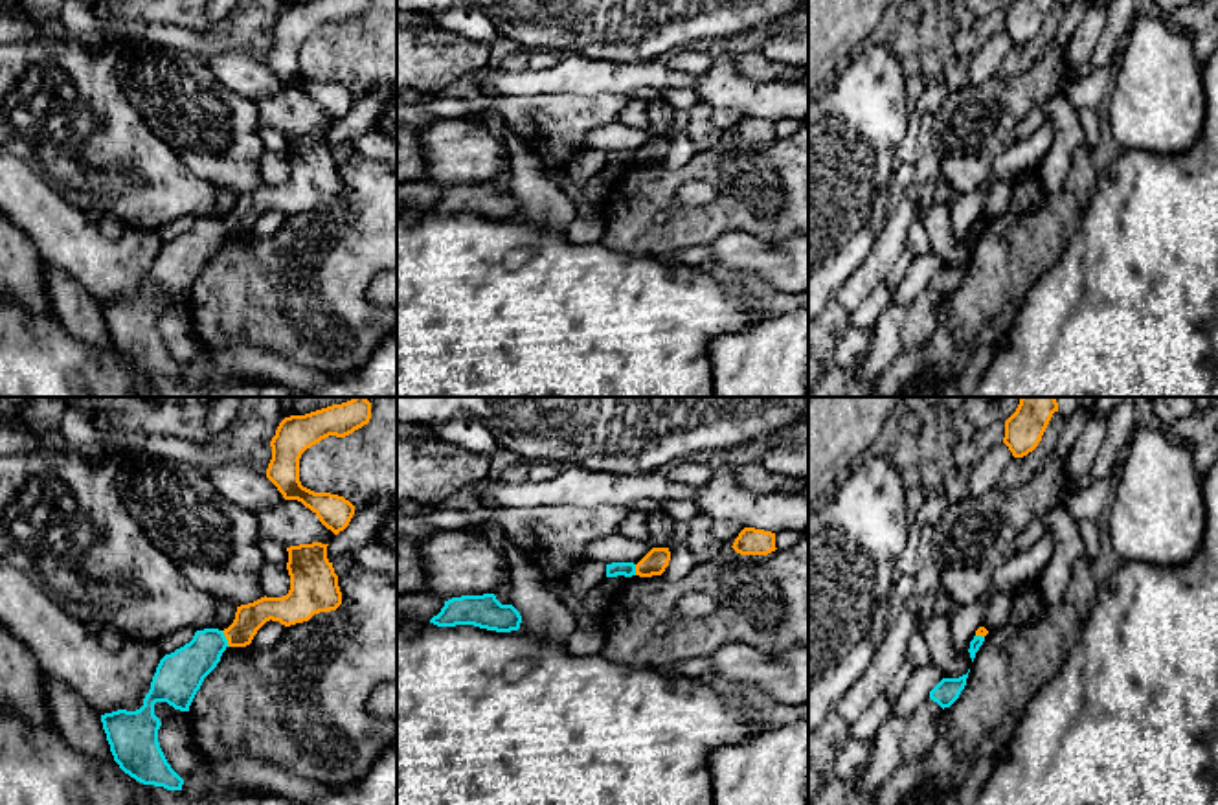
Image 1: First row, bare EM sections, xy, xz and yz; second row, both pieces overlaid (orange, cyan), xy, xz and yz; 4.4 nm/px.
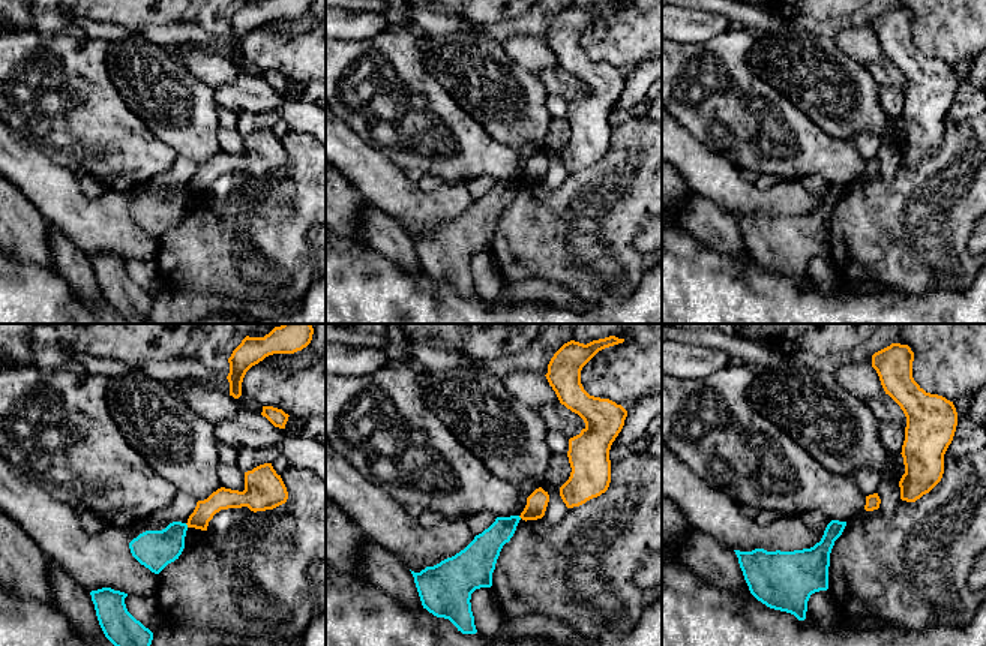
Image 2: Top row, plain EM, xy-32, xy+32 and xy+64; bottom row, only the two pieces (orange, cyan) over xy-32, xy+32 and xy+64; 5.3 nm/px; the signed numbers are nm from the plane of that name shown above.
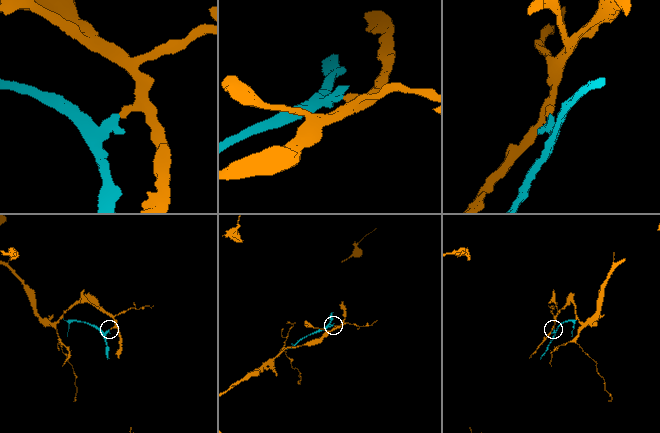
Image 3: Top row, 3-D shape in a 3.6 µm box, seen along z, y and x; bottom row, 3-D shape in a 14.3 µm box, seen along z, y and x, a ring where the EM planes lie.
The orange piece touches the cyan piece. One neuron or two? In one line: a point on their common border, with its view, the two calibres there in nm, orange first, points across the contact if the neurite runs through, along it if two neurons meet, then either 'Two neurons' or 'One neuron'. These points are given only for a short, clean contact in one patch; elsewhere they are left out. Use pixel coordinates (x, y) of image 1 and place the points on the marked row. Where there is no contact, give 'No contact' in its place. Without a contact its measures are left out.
Touches orange at xy (226, 638). Thickness 130 nm (orange) against 190 nm. Two neurons

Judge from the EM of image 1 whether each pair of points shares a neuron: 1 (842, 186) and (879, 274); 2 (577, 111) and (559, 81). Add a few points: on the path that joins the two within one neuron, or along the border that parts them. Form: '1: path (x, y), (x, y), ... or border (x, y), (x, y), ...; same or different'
1: border (890, 212), (868, 256), (842, 283); different
2: border (610, 94), (535, 96); different

